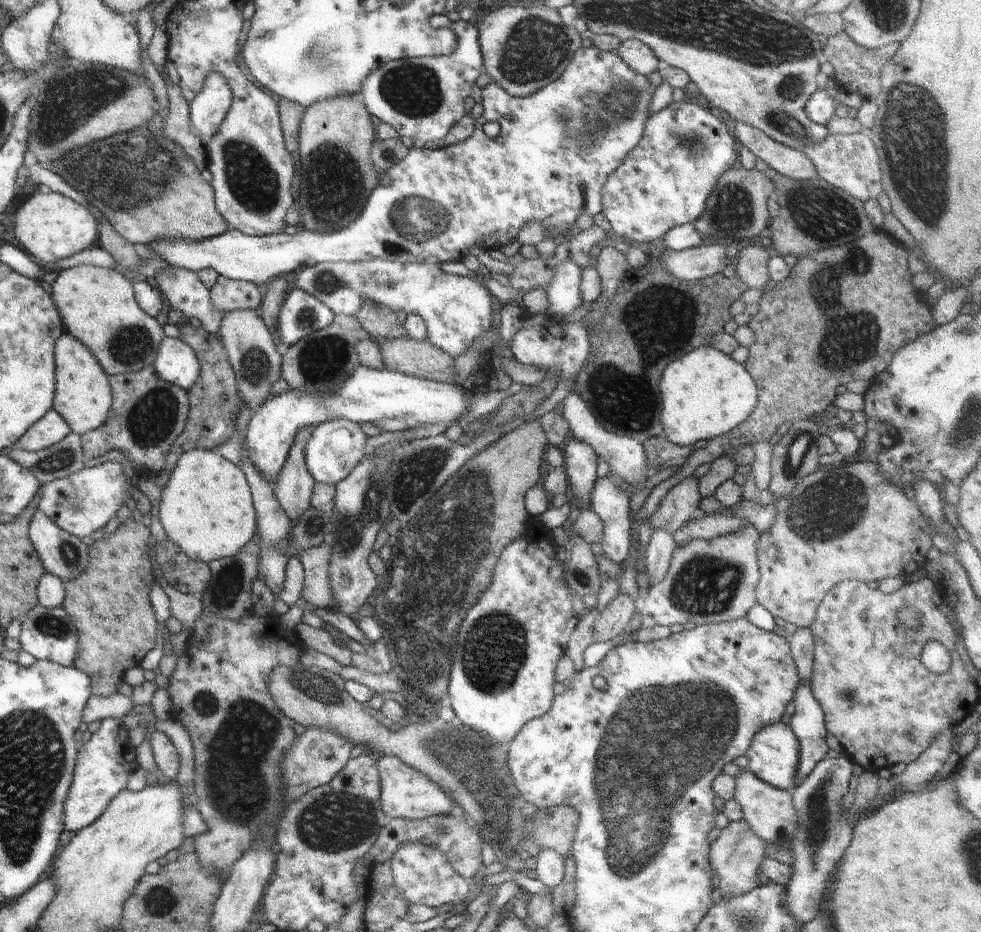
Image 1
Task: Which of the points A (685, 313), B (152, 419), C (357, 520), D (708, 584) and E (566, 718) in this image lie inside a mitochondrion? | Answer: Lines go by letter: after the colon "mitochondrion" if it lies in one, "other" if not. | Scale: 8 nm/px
A: mitochondrion
B: mitochondrion
C: mitochondrion
D: mitochondrion
E: other

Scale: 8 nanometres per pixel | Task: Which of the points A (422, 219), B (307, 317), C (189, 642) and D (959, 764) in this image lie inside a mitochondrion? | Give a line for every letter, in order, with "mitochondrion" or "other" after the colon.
A: mitochondrion
B: mitochondrion
C: other
D: other

